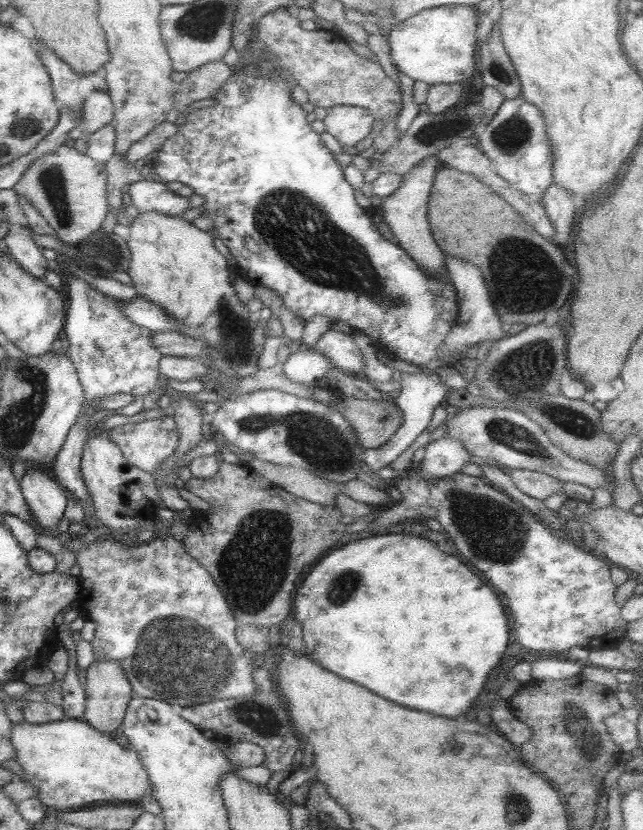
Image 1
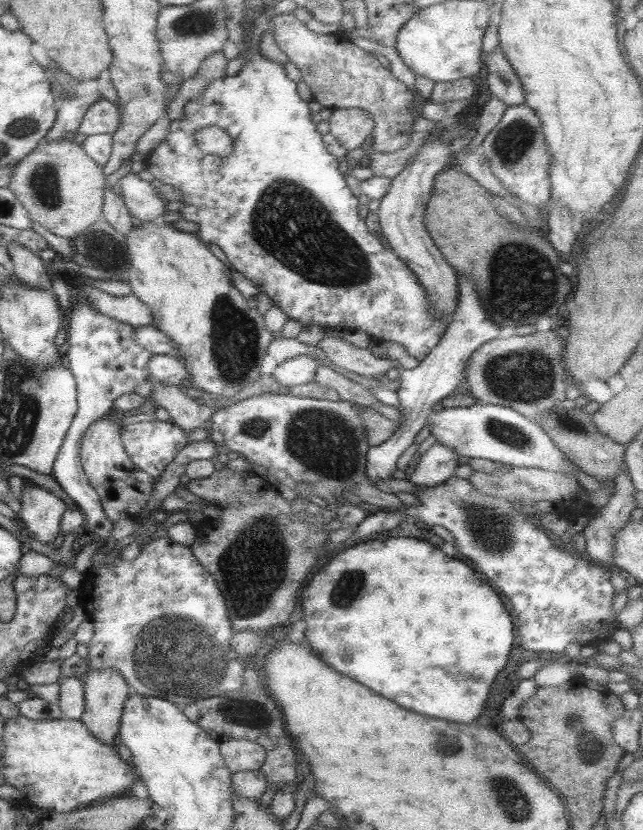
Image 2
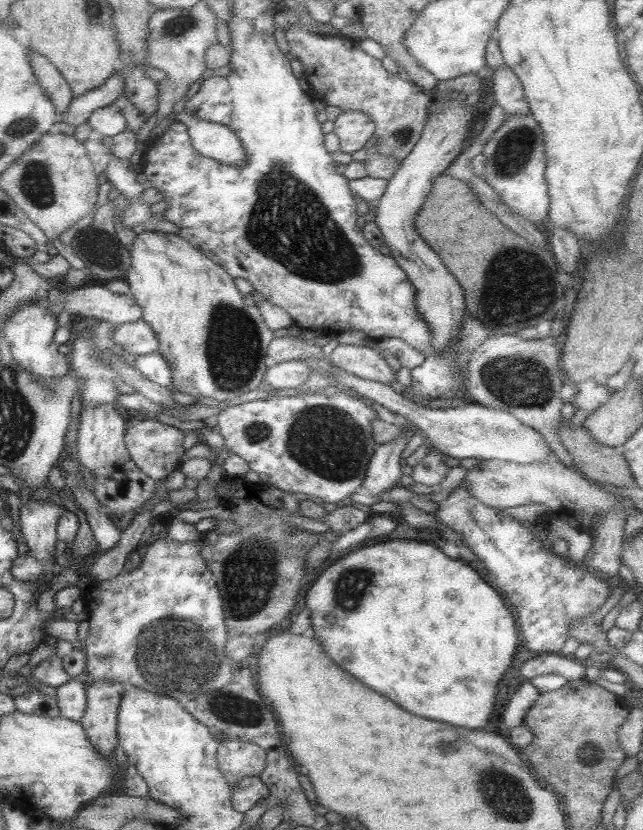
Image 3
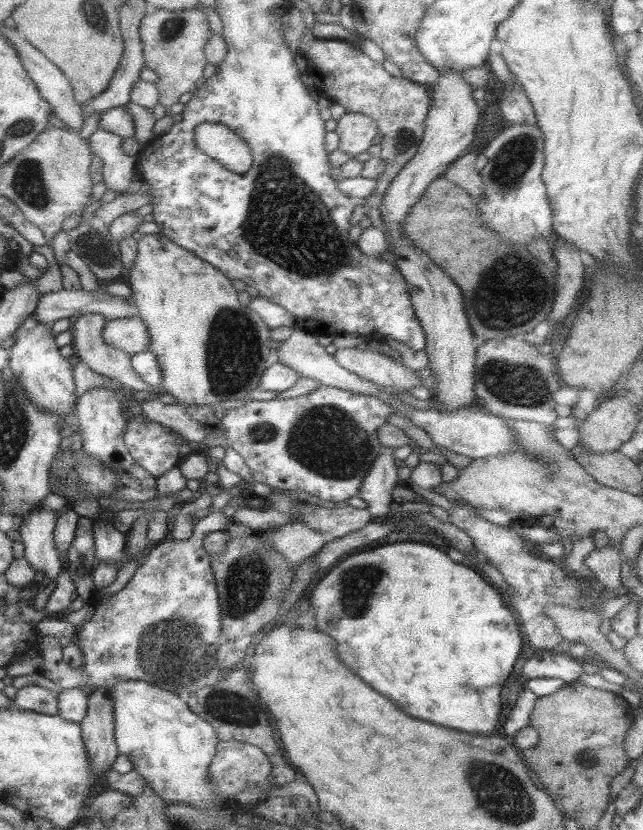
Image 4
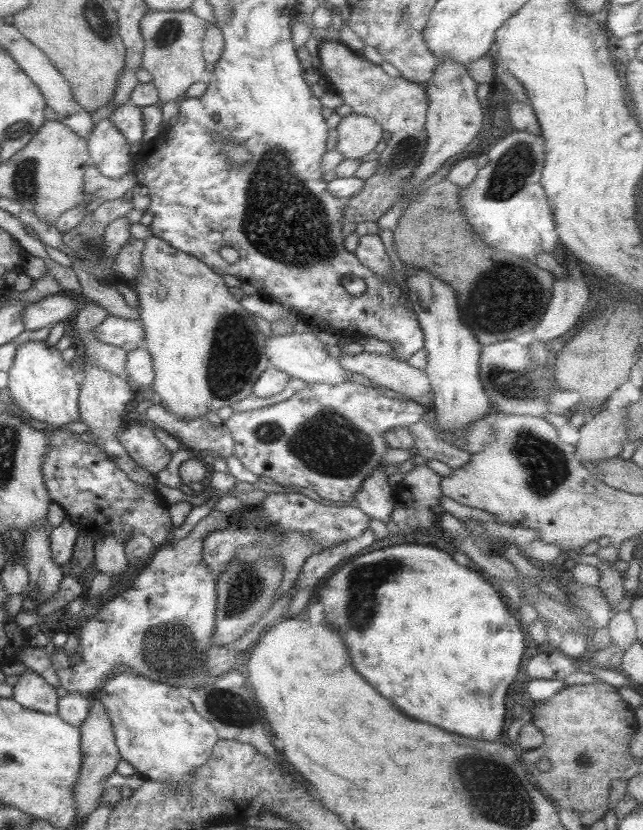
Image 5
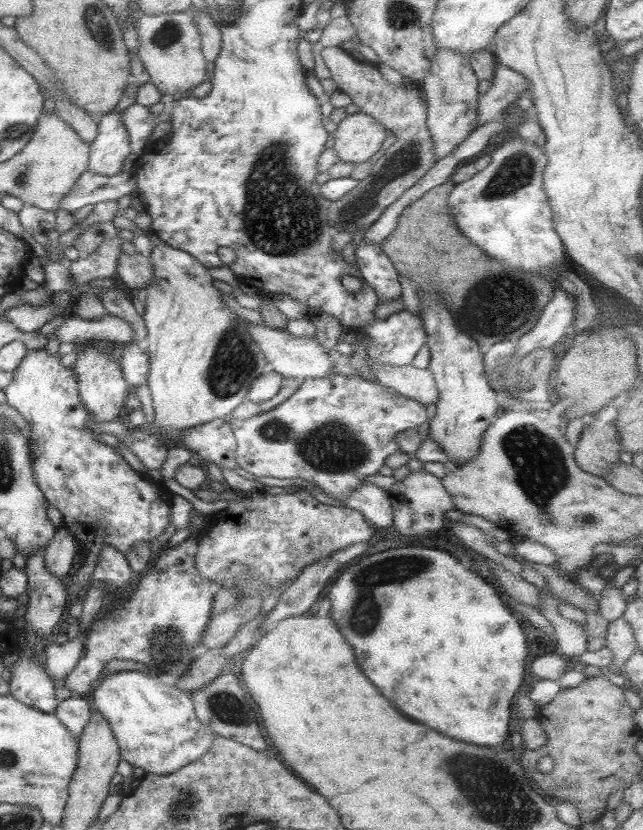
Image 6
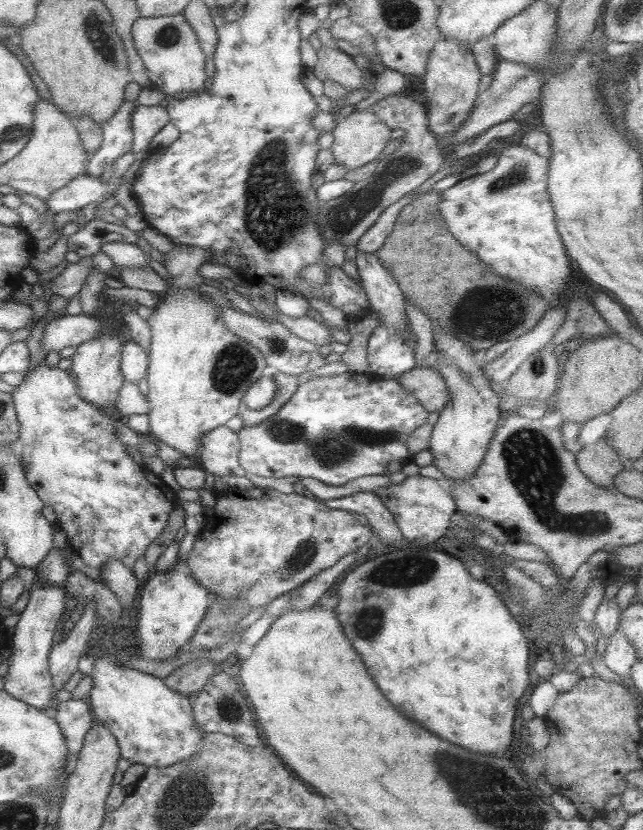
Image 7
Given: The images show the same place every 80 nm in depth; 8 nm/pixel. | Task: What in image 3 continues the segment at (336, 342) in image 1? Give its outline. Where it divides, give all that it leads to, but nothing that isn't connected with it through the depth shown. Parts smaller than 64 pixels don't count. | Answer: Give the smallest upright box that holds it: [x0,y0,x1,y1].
[328,344,396,387]

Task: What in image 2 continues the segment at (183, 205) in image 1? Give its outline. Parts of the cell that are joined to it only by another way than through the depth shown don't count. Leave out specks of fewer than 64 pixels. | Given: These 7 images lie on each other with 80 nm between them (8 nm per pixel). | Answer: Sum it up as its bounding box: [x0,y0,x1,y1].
[118,171,163,223]

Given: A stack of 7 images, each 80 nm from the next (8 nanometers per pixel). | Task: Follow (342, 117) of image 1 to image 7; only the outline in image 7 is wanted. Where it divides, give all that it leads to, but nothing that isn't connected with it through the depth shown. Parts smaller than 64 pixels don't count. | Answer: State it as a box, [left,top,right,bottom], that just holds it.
[327,109,390,171]

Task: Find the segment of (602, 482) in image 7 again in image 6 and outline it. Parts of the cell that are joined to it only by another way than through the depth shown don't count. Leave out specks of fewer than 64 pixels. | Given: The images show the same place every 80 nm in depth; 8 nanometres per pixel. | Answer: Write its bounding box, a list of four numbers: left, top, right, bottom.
[573,420,621,477]

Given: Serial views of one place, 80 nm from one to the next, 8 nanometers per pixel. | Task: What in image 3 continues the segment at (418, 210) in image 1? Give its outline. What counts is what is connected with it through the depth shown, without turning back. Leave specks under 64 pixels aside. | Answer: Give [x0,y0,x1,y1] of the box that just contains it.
[374,94,475,352]

